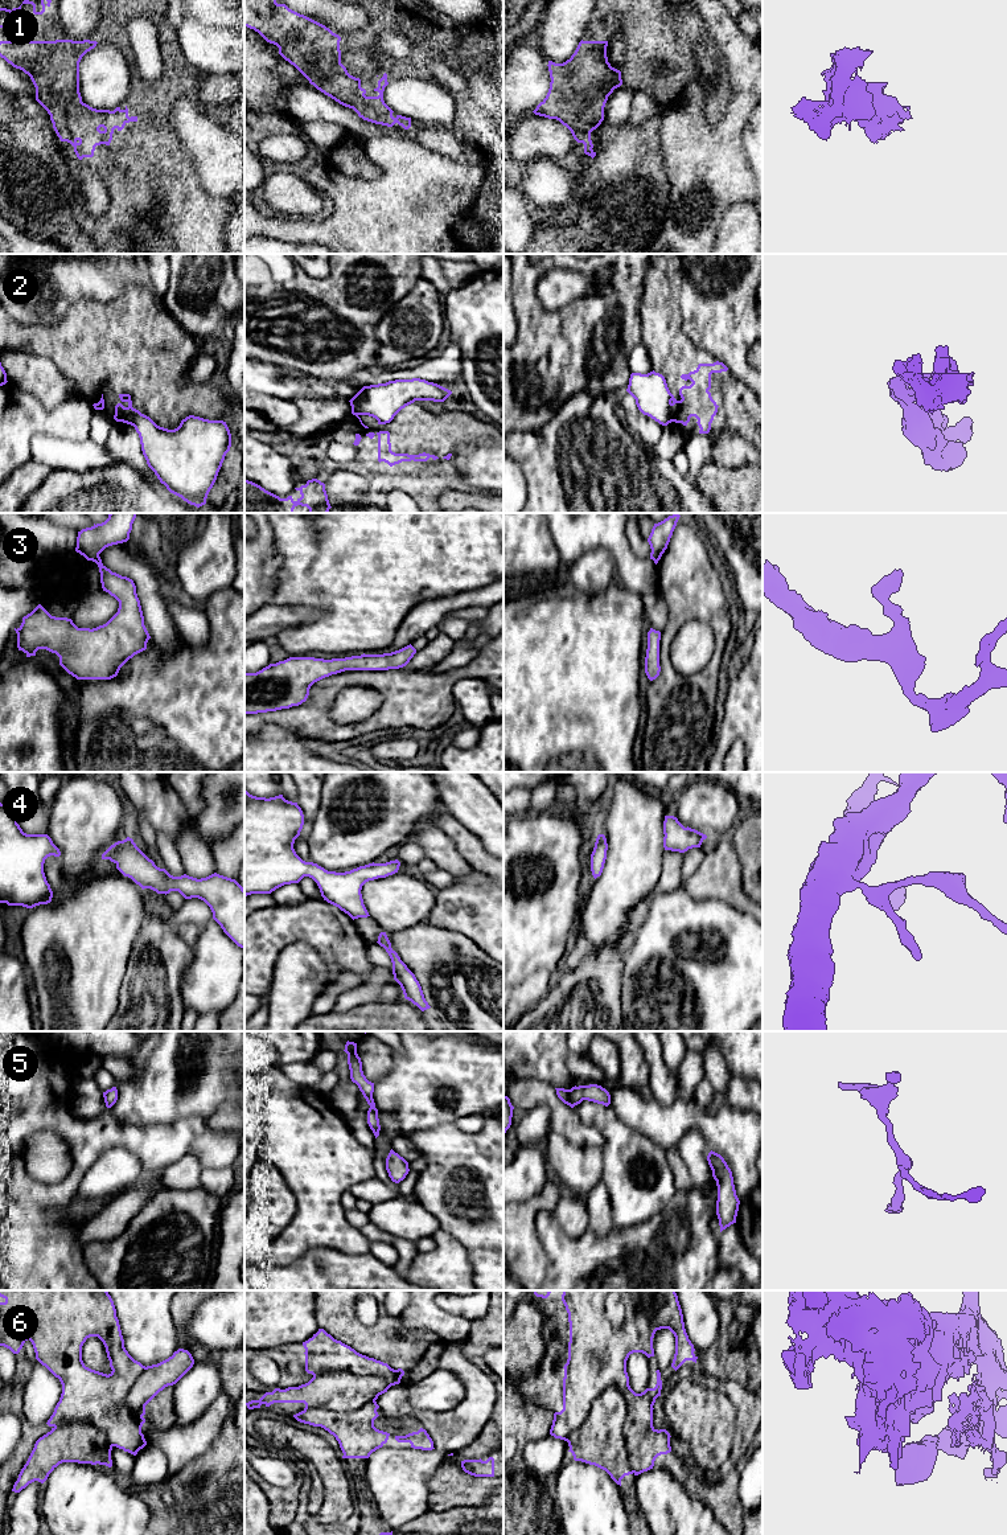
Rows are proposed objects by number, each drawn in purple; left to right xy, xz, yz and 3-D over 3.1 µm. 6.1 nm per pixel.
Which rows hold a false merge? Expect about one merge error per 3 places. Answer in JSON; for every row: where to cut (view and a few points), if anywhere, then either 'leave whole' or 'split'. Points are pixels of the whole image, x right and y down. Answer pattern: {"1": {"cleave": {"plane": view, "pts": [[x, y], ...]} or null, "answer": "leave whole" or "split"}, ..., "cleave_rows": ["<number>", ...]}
{"1": {"cleave": null, "answer": "leave whole"}, "2": {"cleave": {"plane": "yz", "pts": [[670, 403], [673, 421]]}, "answer": "split"}, "3": {"cleave": null, "answer": "leave whole"}, "4": {"cleave": null, "answer": "leave whole"}, "5": {"cleave": null, "answer": "leave whole"}, "6": {"cleave": {"plane": "yz", "pts": [[608, 1386], [613, 1386], [625, 1403], [624, 1440], [633, 1472]]}, "answer": "split"}, "cleave_rows": ["2", "6"]}

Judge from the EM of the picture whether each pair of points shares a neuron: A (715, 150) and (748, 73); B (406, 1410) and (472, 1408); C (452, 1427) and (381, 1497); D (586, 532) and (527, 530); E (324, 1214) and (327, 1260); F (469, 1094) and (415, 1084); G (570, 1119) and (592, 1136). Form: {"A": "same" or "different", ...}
{"A": "same", "B": "same", "C": "same", "D": "different", "E": "different", "F": "same", "G": "same"}

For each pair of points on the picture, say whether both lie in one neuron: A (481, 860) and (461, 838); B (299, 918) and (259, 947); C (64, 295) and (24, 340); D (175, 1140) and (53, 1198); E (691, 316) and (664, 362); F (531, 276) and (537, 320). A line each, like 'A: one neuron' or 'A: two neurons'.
A: one neuron
B: one neuron
C: two neurons
D: one neuron
E: two neurons
F: one neuron

